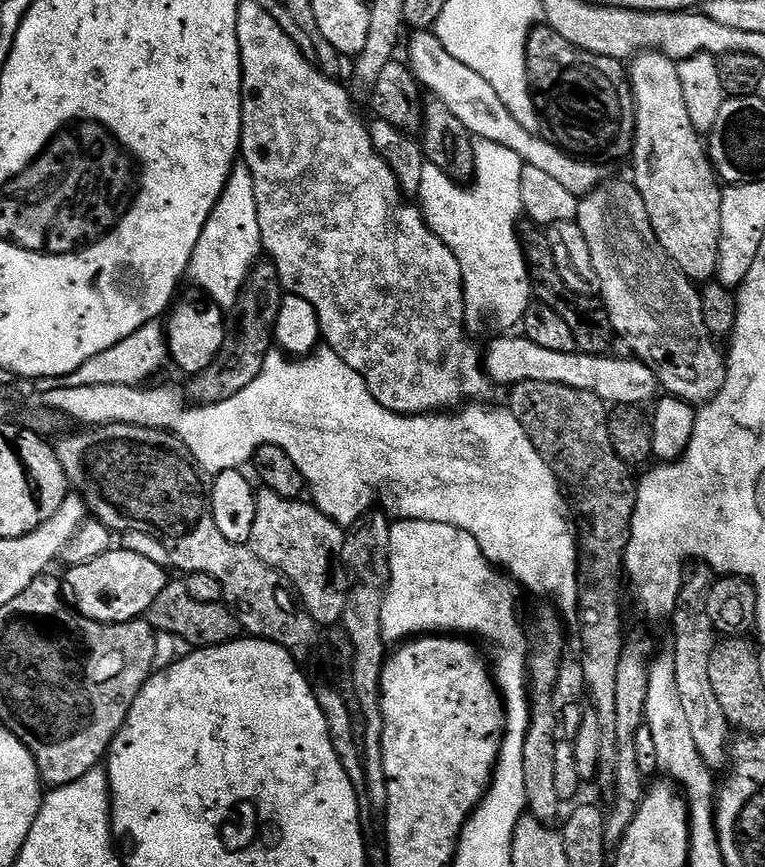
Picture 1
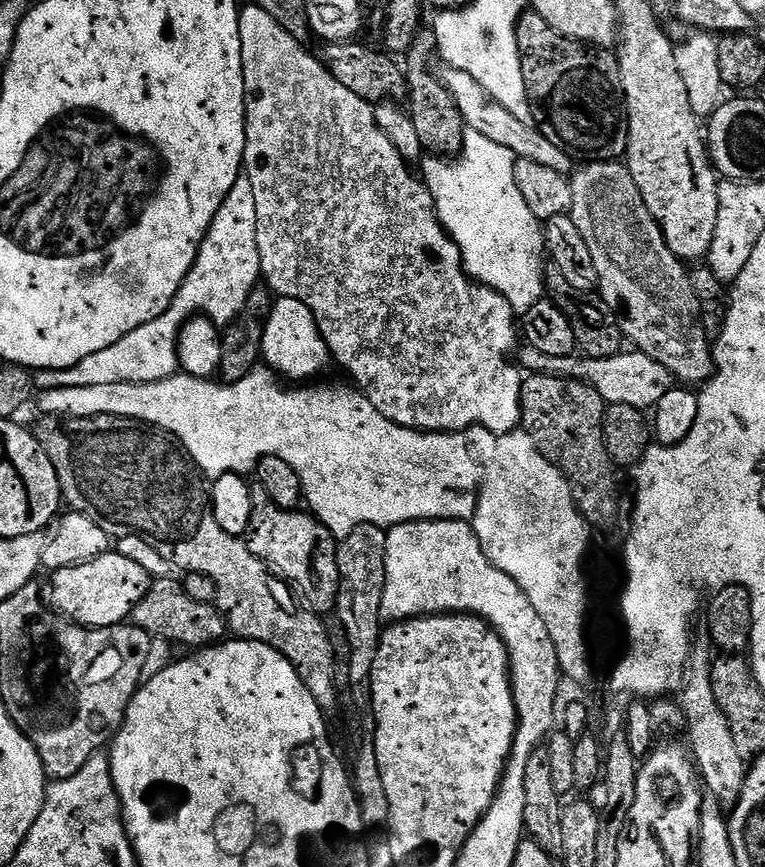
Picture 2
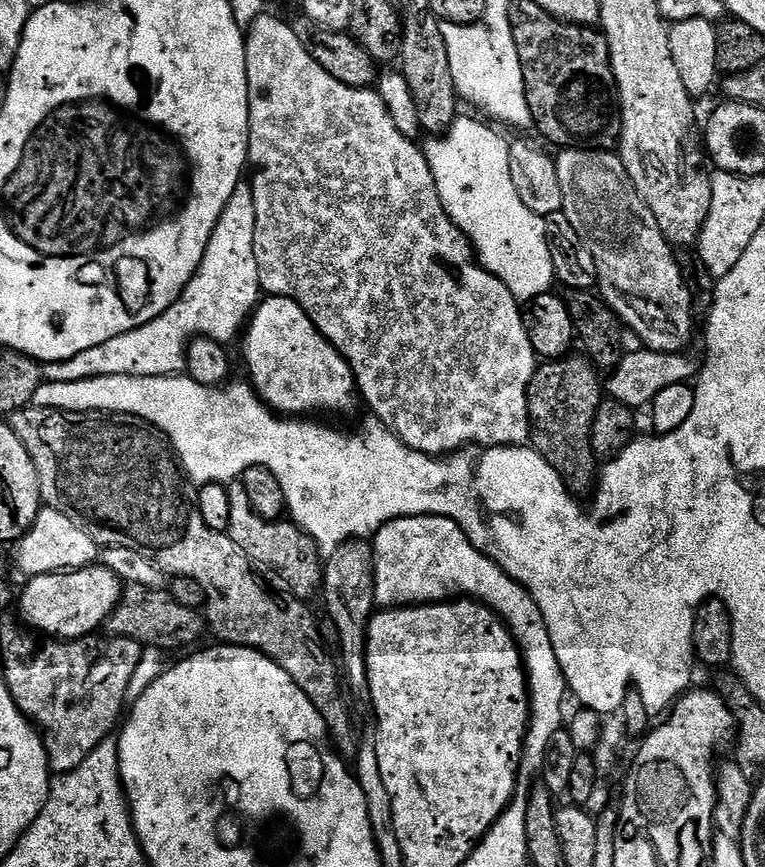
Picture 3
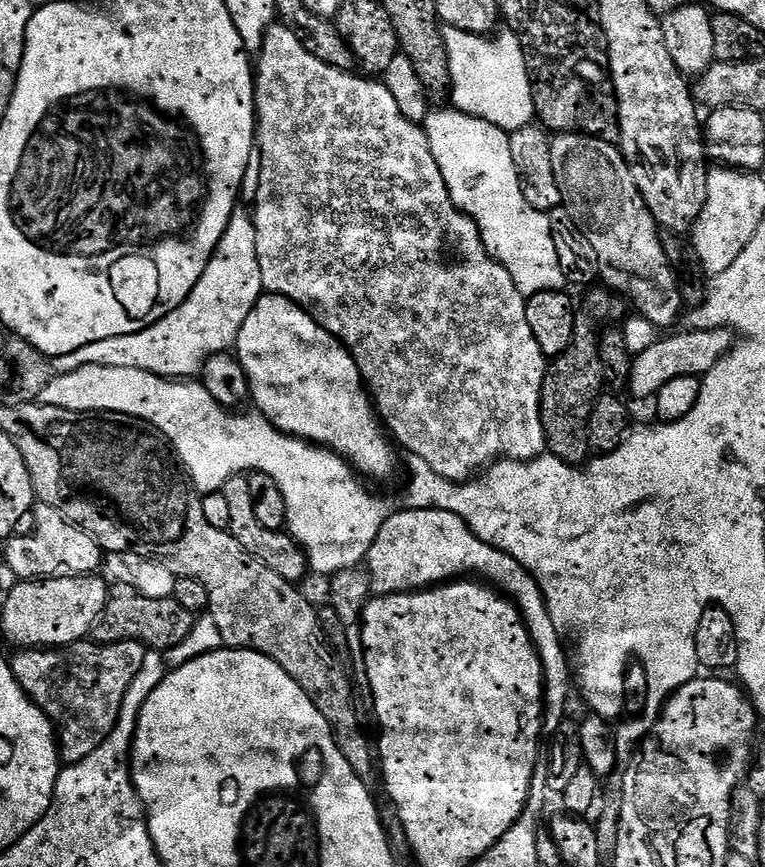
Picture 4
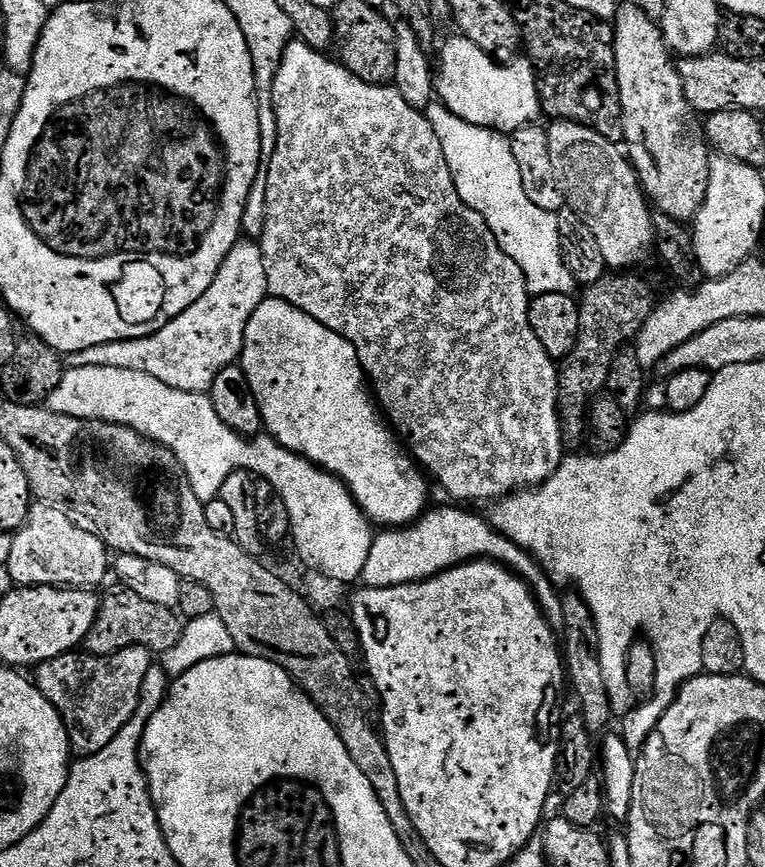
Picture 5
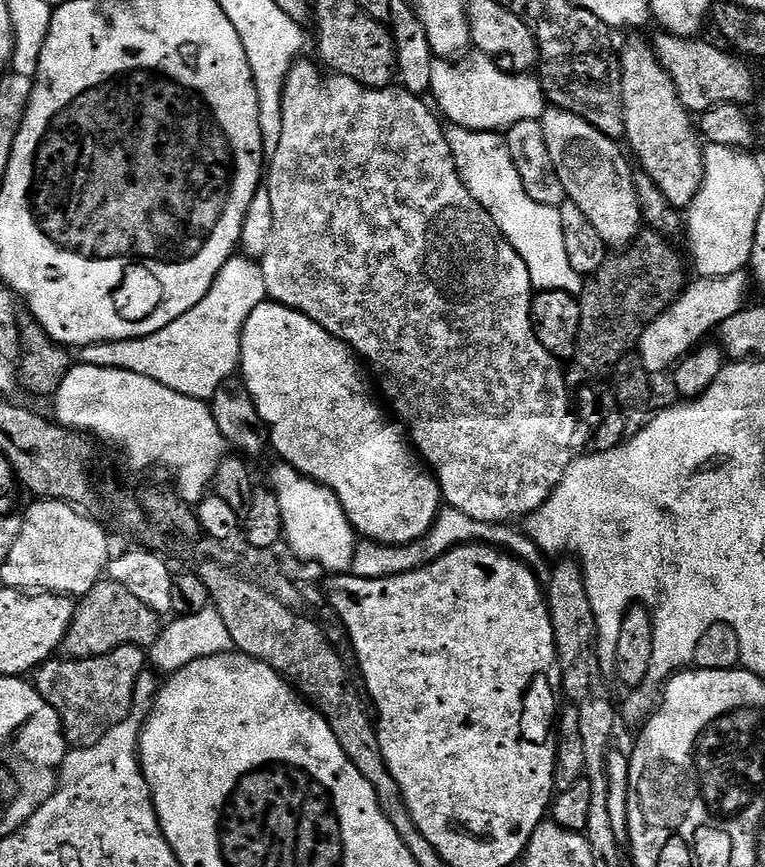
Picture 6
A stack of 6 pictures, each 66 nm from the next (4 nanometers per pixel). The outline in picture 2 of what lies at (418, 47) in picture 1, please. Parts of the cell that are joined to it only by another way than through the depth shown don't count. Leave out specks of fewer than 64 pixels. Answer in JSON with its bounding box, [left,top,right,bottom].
[442,67,573,174]

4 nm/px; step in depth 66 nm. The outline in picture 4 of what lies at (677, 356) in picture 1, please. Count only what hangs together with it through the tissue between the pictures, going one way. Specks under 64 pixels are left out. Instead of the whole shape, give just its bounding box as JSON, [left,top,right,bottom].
[550,132,684,329]

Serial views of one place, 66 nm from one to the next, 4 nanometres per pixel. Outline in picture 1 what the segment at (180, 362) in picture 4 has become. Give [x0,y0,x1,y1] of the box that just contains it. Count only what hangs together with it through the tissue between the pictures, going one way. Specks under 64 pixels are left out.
[34,162,262,394]

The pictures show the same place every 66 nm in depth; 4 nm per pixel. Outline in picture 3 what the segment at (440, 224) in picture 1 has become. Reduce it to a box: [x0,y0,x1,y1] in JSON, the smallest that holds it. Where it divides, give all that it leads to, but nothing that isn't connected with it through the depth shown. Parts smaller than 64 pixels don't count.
[423,114,557,302]

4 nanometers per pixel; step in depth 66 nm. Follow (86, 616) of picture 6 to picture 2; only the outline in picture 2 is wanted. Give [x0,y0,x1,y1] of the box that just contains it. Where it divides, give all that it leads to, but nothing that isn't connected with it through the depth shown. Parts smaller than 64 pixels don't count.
[130,578,226,650]

